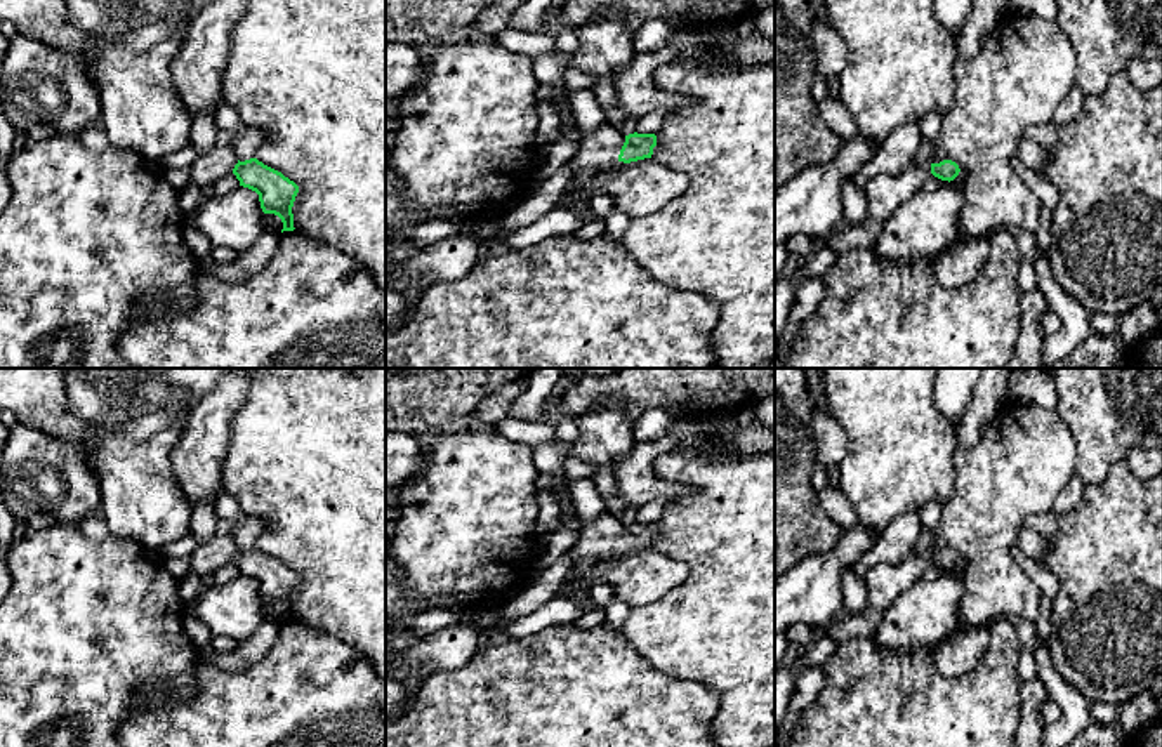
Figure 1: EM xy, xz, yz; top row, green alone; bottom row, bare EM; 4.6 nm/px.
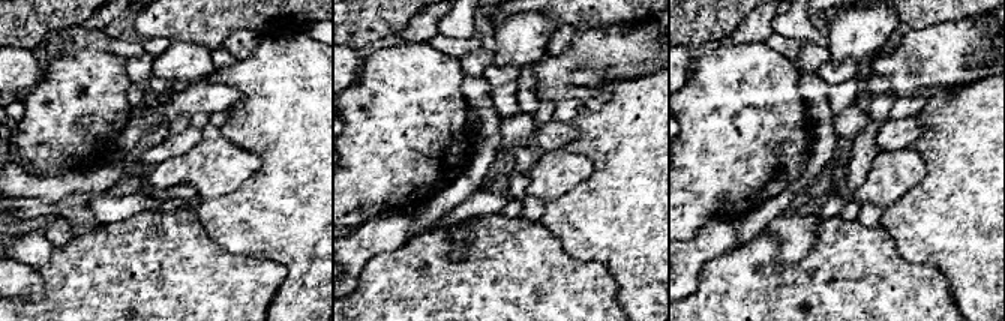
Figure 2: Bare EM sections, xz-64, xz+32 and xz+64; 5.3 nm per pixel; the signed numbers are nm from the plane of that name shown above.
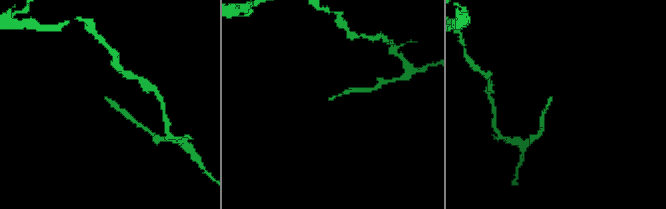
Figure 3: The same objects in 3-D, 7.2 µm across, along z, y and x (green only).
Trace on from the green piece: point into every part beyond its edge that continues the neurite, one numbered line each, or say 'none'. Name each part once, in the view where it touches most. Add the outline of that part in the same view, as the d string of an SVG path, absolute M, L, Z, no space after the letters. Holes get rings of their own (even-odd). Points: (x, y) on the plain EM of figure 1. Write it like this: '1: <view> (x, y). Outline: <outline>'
1: xz (598, 537). Outline: M610 512L580 523L580 537L570 551L571 563L598 561L604 554L617 554L624 532L625 525Z

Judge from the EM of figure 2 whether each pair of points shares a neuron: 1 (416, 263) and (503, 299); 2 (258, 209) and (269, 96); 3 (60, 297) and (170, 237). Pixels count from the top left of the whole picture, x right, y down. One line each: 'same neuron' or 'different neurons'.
1: same neuron
2: same neuron
3: same neuron

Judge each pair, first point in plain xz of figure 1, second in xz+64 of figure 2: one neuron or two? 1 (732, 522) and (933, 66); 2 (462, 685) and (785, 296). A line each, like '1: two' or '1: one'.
1: two
2: one

